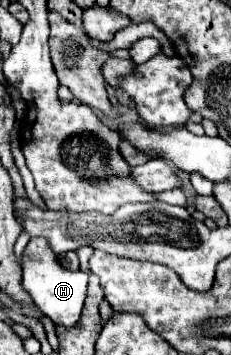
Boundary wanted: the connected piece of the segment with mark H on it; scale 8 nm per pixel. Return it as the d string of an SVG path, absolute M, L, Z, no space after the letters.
M32 237L22 253L22 285L30 293L32 301L40 307L44 315L48 315L56 325L70 327L80 319L80 311L86 299L86 283L88 273L84 271L68 271L60 265L58 255L50 249L46 237Z

